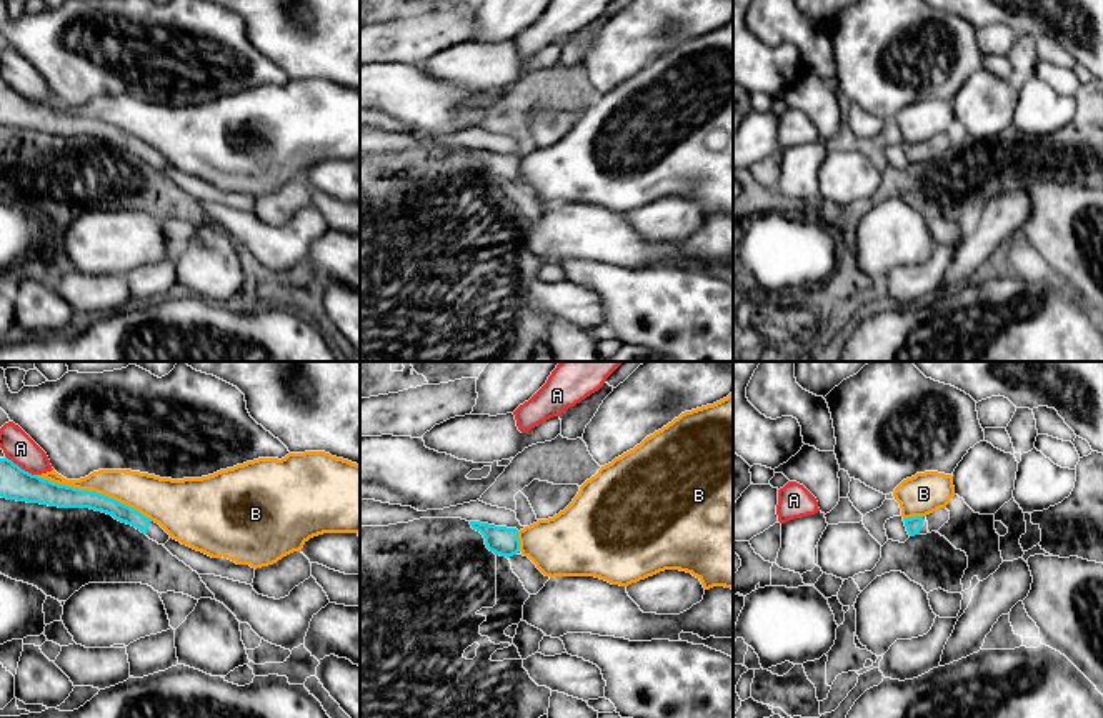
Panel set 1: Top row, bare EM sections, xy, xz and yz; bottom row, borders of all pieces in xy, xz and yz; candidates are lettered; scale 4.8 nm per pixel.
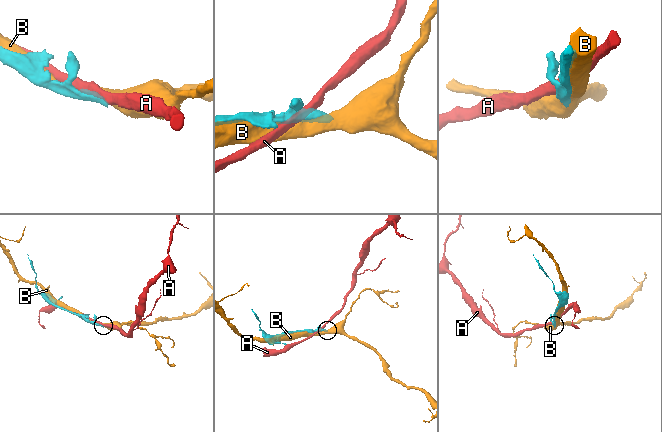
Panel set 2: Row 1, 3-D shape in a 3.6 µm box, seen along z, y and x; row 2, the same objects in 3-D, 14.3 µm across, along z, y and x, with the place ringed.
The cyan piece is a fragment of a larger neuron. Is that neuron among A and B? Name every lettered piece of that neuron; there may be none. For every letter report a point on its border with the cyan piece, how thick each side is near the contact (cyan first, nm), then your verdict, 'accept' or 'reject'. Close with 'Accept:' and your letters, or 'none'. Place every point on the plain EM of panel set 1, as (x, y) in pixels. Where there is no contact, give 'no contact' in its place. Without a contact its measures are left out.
A: contact xy (20, 95); calibres 160 and 150 nm; reject
B: contact xy (95, 119); calibres 120 and 190 nm; reject
Accept: none

